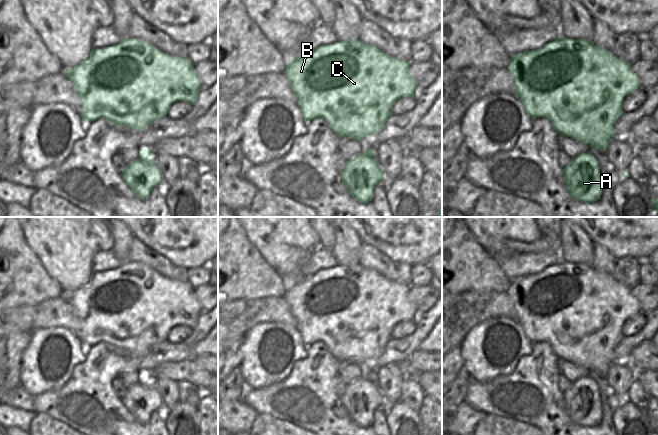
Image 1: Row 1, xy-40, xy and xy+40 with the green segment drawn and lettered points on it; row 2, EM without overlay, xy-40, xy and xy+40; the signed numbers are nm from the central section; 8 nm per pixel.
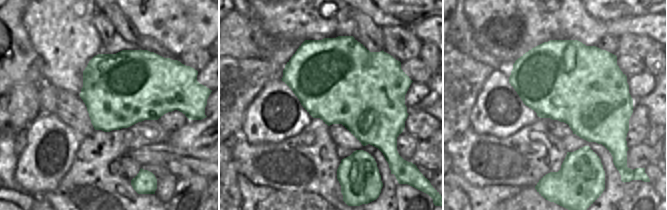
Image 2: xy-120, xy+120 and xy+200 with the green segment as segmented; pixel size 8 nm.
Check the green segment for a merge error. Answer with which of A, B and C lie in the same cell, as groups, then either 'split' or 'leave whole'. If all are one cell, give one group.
A B C; leave whole

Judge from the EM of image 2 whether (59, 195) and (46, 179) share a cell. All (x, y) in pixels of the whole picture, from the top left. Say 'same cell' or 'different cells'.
different cells

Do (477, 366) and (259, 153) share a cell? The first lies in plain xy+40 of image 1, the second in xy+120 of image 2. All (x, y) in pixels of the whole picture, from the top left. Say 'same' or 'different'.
different

